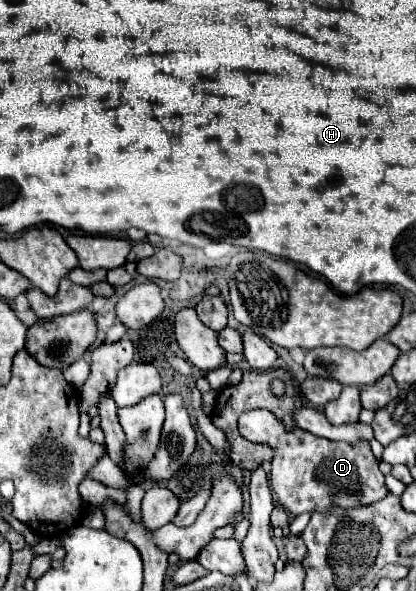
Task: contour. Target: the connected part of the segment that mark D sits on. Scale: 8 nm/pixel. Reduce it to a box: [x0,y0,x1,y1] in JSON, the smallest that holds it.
[239,410,389,514]

